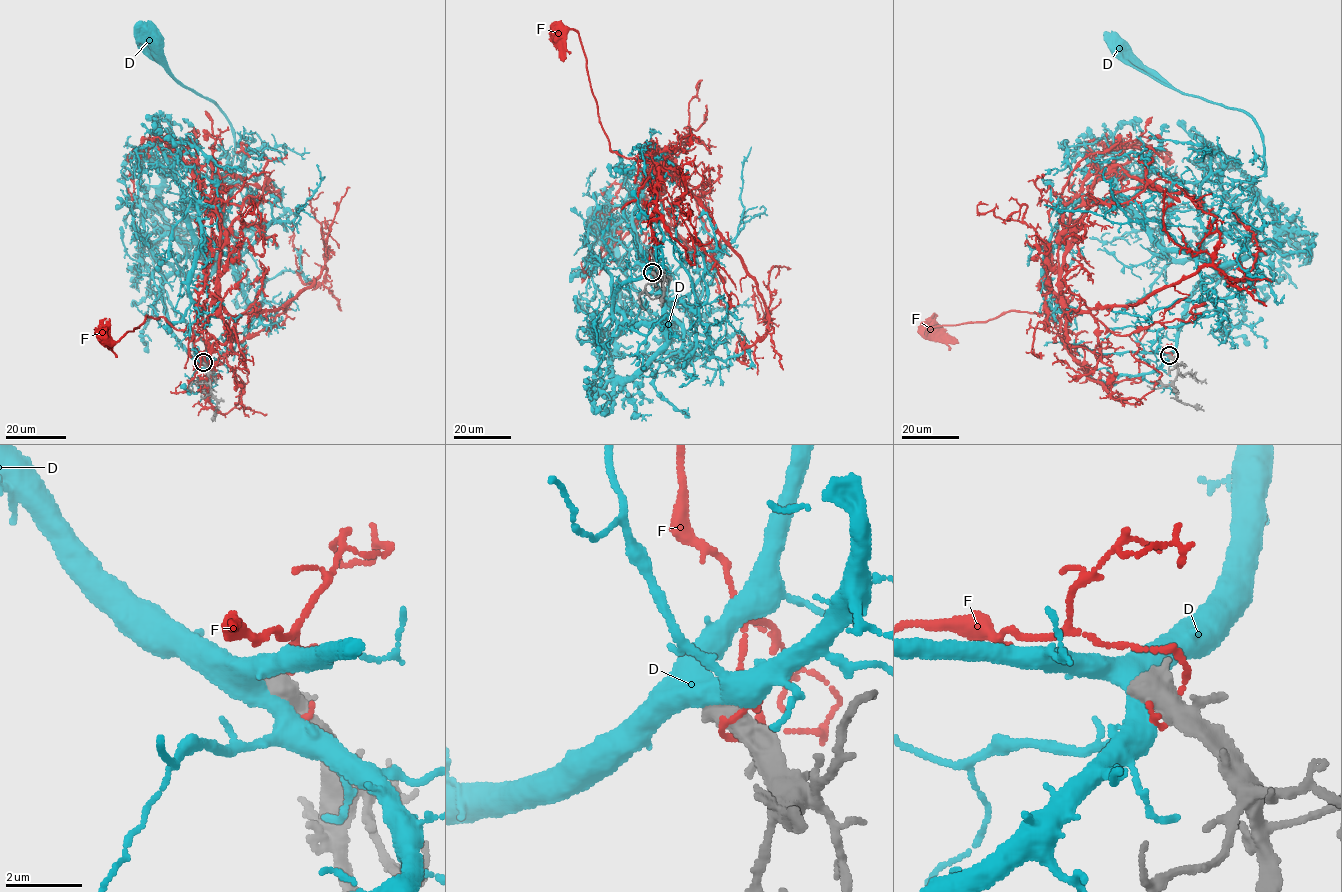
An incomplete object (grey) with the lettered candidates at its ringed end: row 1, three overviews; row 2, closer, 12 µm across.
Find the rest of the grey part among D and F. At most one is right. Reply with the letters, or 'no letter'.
no letter

